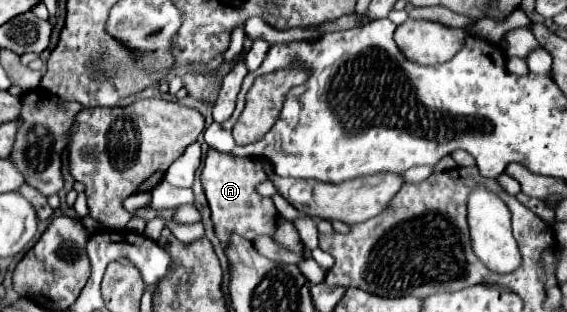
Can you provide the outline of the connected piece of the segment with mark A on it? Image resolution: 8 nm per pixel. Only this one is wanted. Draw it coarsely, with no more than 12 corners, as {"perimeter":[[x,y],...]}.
{"perimeter":[[209,148],[201,184],[223,246],[273,234],[261,160]]}

